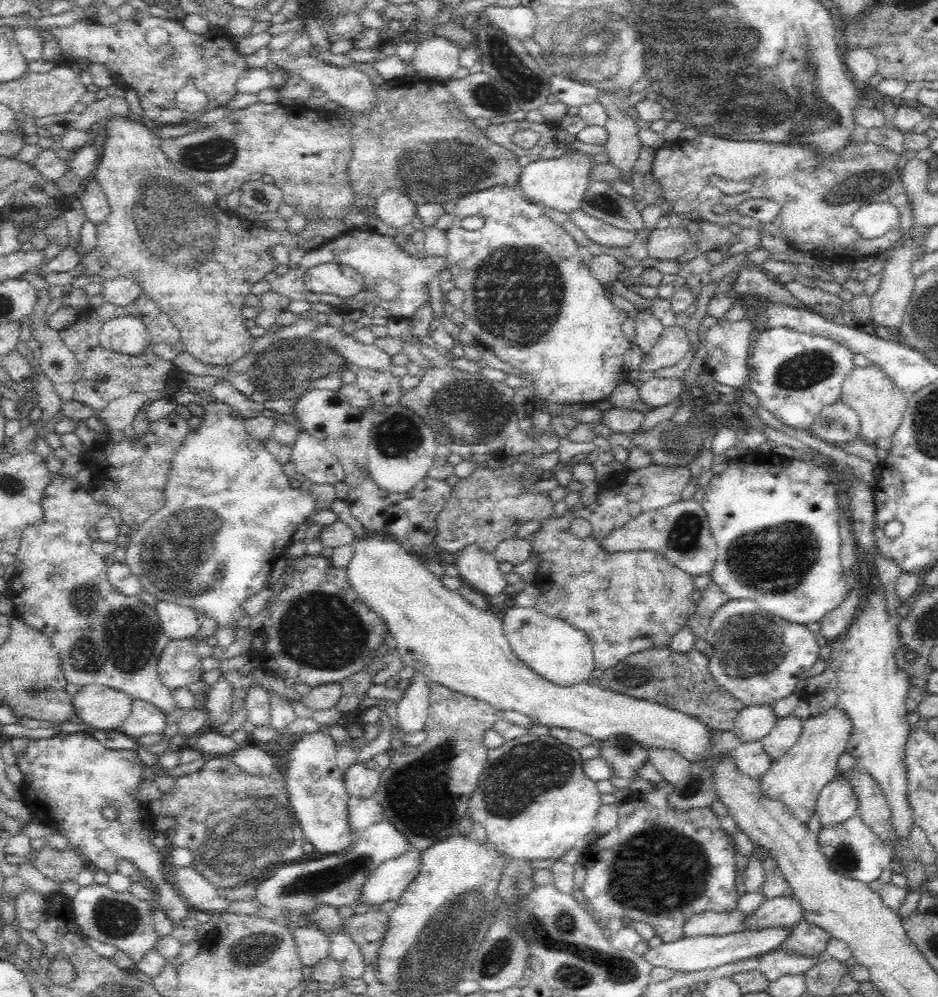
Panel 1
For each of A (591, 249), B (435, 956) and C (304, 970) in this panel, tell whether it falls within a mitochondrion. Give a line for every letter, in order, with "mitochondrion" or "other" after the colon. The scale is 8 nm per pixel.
A: other
B: mitochondrion
C: other

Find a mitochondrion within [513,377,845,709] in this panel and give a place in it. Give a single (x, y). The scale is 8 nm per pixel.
(757, 562)

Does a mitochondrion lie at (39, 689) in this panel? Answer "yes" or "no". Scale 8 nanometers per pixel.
yes

